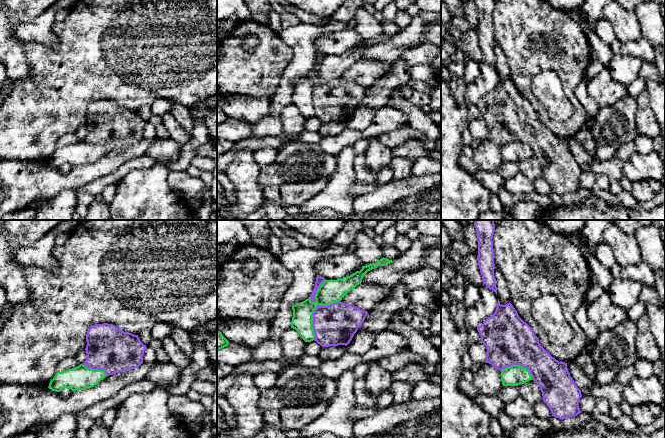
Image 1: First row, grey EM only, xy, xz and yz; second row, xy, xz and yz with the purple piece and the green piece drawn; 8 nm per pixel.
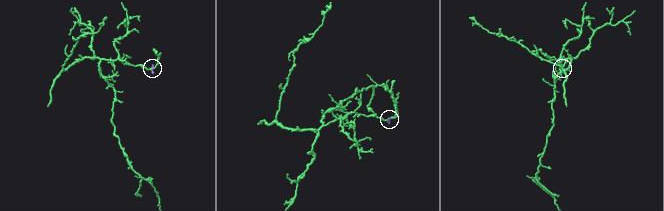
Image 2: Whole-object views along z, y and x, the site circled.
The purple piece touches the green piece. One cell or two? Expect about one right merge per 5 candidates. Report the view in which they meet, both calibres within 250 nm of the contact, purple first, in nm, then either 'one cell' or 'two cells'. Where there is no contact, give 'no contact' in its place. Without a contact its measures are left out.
xz | 320/190 nm | two cells

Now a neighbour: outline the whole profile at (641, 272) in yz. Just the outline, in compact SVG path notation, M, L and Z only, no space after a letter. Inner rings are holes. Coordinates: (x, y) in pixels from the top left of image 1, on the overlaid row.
M640 261L635 265L628 265L619 268L621 277L639 282L642 286L654 287L655 277L654 271L650 265L644 261Z

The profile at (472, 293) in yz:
M470 283L464 292L464 305L466 309L472 307L480 298L481 292L477 285Z

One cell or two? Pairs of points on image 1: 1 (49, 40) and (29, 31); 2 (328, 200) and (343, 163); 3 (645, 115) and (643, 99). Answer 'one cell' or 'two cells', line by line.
1: one cell
2: one cell
3: one cell

